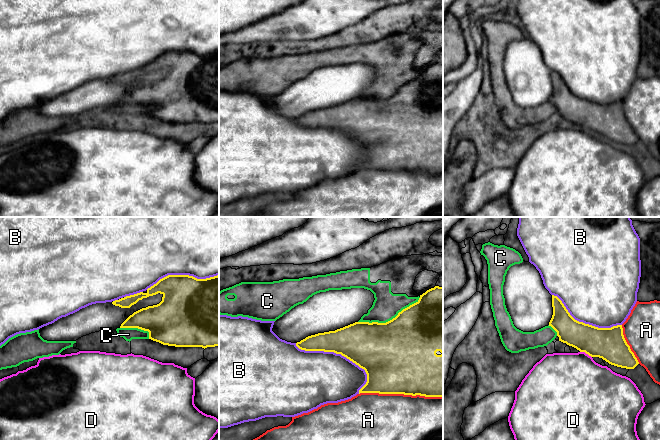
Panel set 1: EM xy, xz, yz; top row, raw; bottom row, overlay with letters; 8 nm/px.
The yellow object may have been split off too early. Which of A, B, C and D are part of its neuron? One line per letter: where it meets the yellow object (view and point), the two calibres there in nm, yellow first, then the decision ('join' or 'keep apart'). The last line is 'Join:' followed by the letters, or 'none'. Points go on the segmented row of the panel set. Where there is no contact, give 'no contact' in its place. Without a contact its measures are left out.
A: xz (401, 393) | 500/360 nm | keep apart
B: xz (336, 353) | 360/440 nm | keep apart
C: xz (390, 320) | 500/220 nm | keep apart
D: yz (586, 353) | 260/460 nm | keep apart
Join: none

